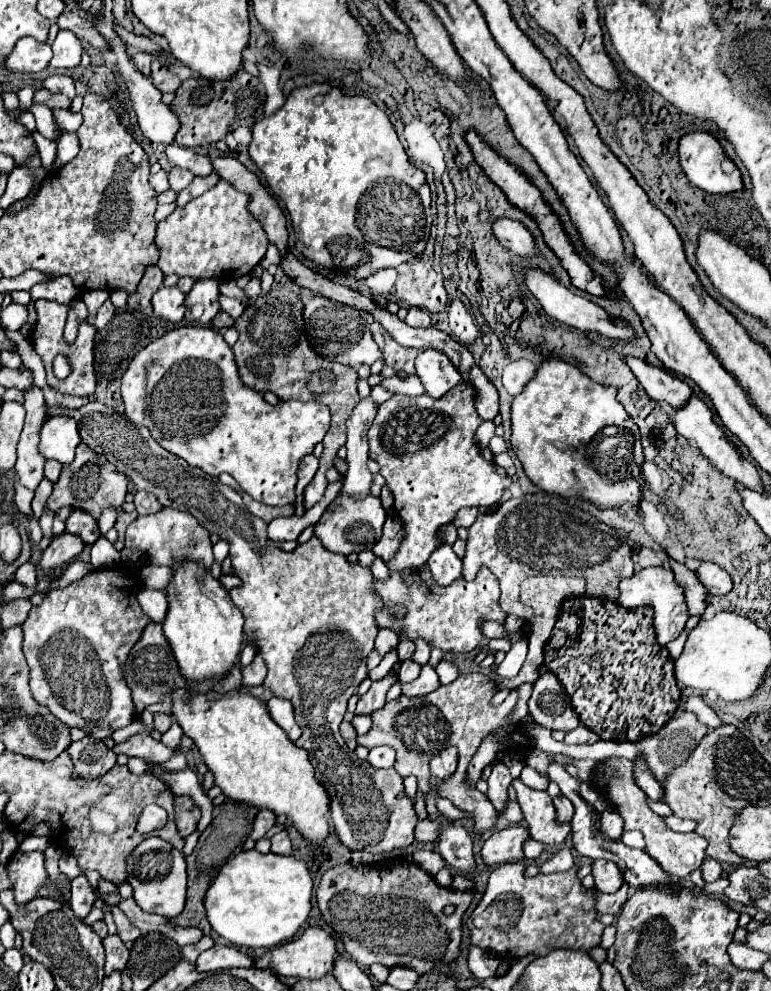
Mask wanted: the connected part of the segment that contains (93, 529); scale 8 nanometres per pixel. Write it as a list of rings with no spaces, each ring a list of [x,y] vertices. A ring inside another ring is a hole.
[[[75,509],[67,517],[67,521],[65,521],[65,533],[71,533],[71,535],[81,537],[85,545],[93,545],[99,539],[97,521],[89,513],[79,511],[79,509]]]

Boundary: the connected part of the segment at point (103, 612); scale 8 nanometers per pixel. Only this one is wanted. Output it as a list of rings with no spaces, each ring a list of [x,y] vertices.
[[[107,567],[93,569],[83,579],[57,589],[47,591],[39,607],[29,611],[27,621],[23,623],[23,653],[31,669],[31,693],[39,705],[45,705],[59,721],[67,727],[77,727],[85,731],[99,729],[123,729],[135,719],[135,707],[131,701],[131,691],[123,681],[121,665],[131,651],[131,645],[139,639],[139,633],[151,621],[141,605],[137,603],[137,593],[141,587],[139,577],[127,571],[129,567]]]

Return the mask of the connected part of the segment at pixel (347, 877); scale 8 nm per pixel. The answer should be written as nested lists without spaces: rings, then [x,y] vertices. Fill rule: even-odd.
[[[397,863],[391,865],[391,869],[365,865],[361,871],[339,865],[325,871],[325,875],[321,877],[321,883],[317,887],[317,903],[325,923],[337,931],[337,935],[345,943],[345,951],[359,967],[367,969],[373,963],[381,963],[385,967],[409,967],[417,973],[443,973],[447,971],[447,967],[443,965],[457,957],[461,943],[461,915],[471,903],[471,891],[459,893],[443,889],[415,863]],[[445,905],[455,905],[455,913],[447,917],[443,913]]]

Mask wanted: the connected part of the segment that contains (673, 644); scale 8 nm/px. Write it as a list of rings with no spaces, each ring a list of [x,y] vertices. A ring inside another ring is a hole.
[[[684,629],[678,638],[671,641],[666,645],[667,650],[669,651],[669,656],[675,660],[679,655],[681,655],[685,641],[687,639],[688,632]]]

